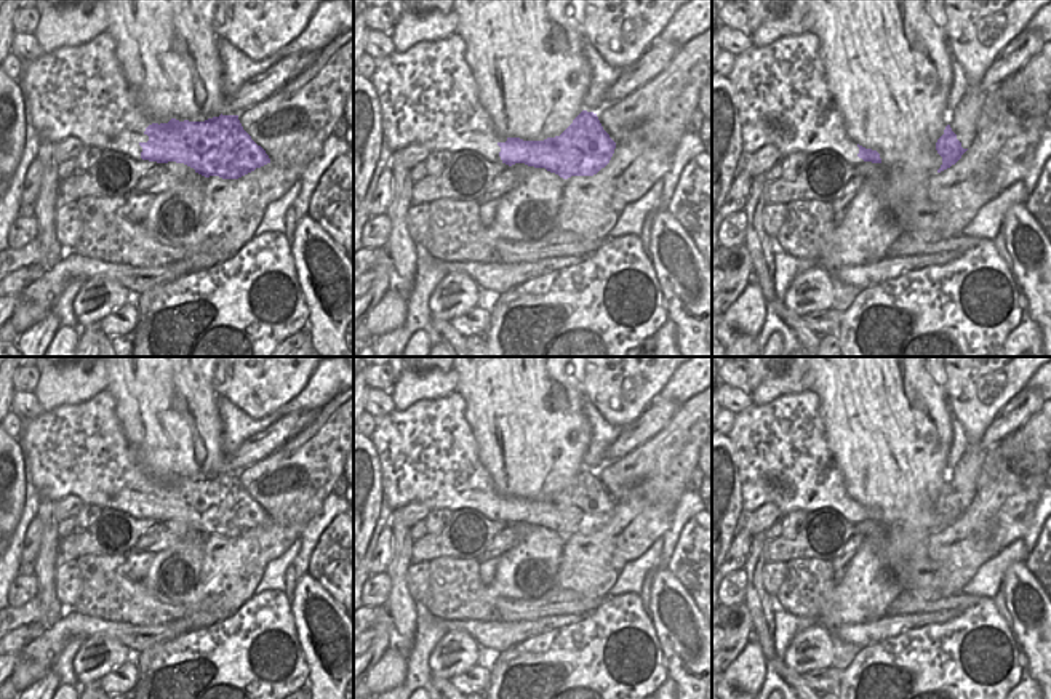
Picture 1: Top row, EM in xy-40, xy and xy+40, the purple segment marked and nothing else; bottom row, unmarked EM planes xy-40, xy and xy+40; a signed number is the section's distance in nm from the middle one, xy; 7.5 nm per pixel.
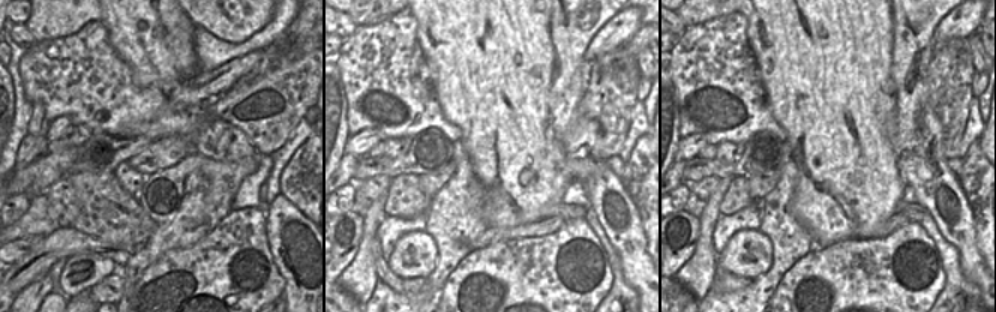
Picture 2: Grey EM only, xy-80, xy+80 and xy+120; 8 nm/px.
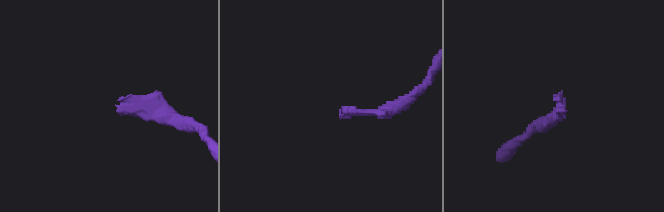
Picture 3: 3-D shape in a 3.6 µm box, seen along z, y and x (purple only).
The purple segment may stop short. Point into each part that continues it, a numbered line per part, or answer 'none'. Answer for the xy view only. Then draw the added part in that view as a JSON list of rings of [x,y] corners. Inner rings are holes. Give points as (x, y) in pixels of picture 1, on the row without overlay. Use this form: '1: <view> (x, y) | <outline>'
none

